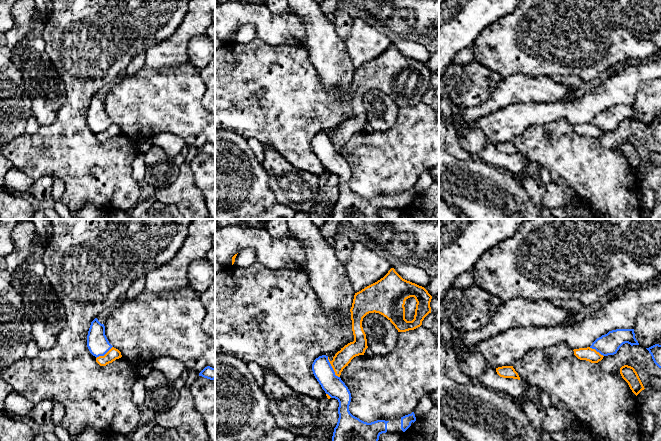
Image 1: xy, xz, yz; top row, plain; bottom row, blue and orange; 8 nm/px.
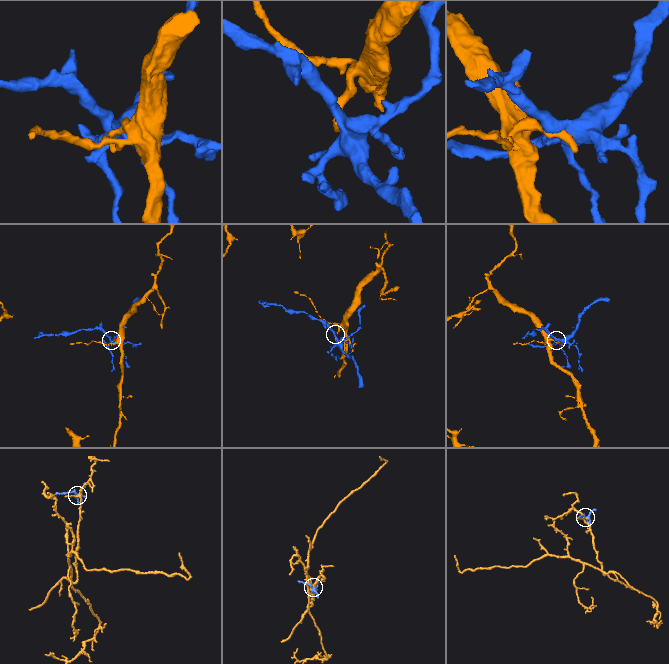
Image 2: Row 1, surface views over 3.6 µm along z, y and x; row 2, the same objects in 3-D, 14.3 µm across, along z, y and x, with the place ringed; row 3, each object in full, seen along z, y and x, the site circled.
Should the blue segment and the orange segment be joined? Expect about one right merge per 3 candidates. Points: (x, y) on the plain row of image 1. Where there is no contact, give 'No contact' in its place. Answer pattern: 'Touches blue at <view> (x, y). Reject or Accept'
Touches blue at xz (332, 144). Reject

